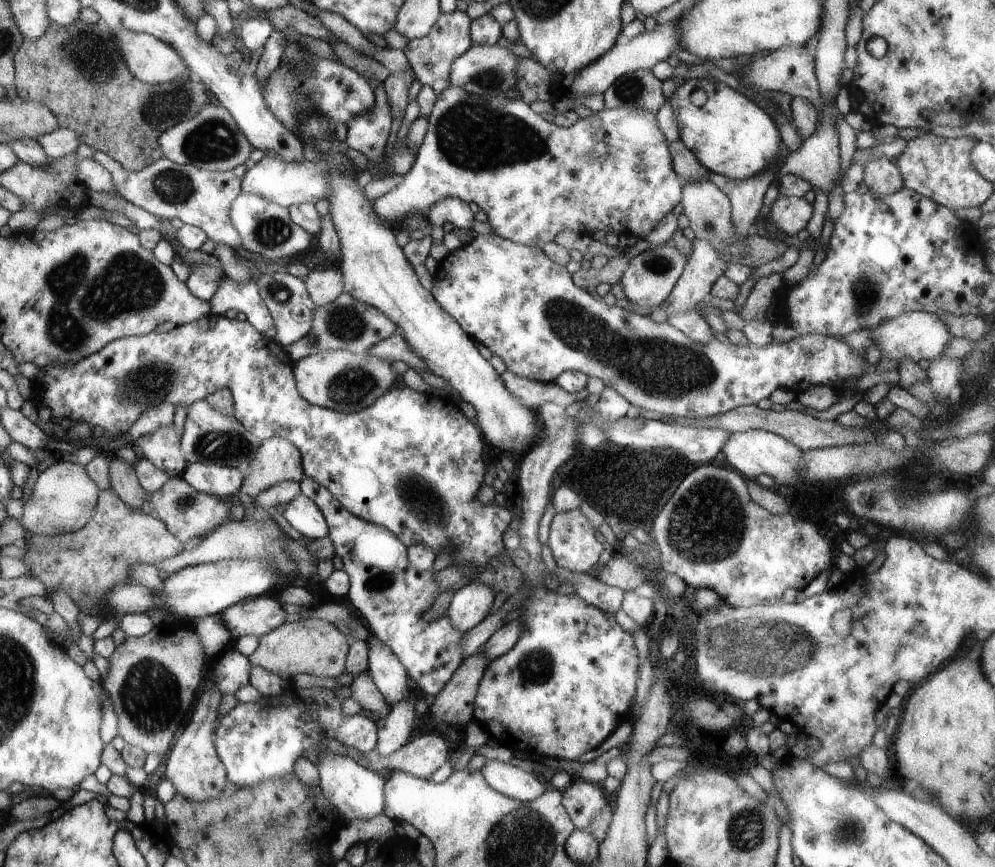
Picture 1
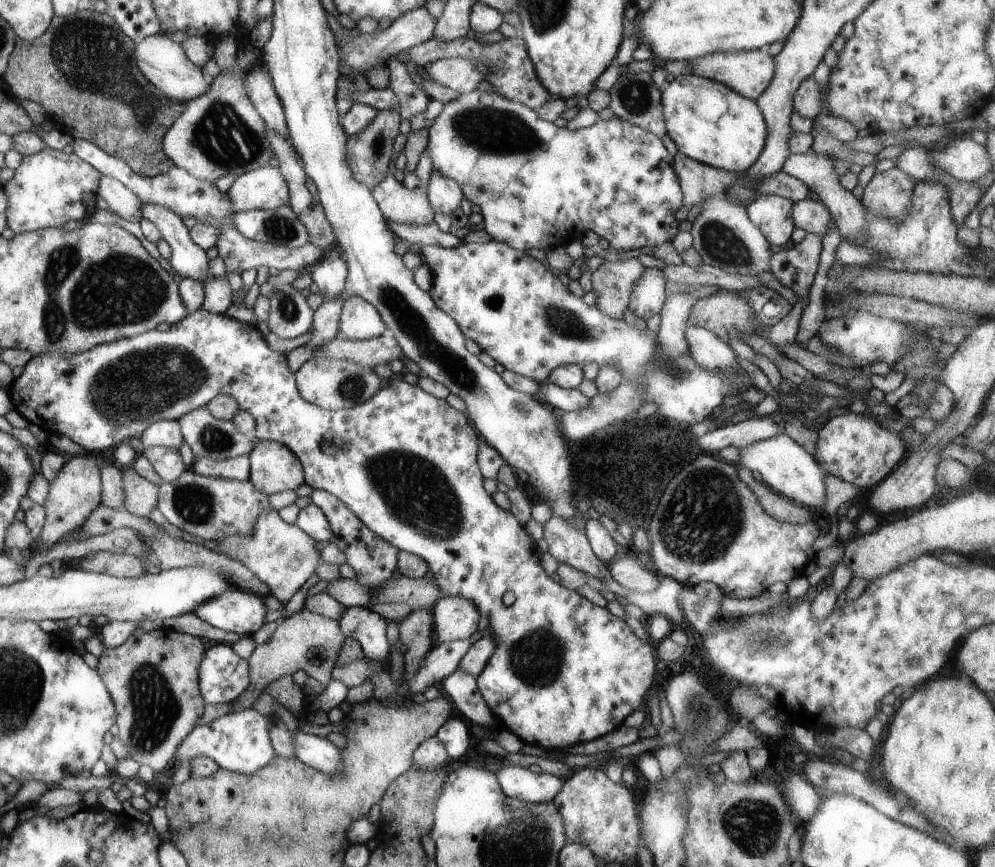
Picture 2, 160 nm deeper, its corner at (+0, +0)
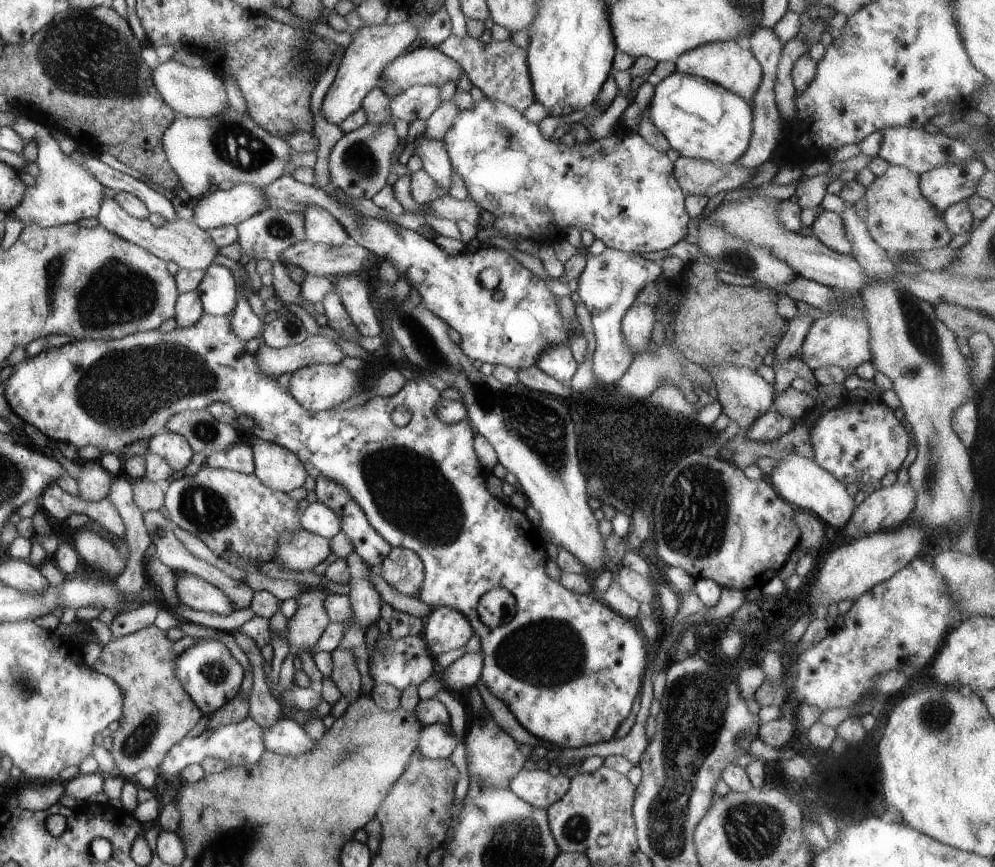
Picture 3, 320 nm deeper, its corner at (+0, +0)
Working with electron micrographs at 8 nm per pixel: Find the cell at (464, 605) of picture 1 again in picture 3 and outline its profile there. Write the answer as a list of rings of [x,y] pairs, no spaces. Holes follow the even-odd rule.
[[[438,607],[425,618],[422,637],[436,658],[442,652],[462,648],[474,634],[468,619],[459,610]]]

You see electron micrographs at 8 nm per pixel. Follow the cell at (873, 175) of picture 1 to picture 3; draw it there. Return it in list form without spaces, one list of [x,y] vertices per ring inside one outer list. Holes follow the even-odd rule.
[[[889,165],[888,170],[866,189],[867,224],[870,236],[888,254],[913,253],[944,248],[954,236],[944,224],[941,212],[922,194],[919,175],[902,167]]]

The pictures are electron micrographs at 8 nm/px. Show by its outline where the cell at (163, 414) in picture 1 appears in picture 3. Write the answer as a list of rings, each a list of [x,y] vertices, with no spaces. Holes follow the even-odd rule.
[[[168,430],[151,437],[148,450],[167,460],[174,471],[184,470],[195,453],[182,435]]]

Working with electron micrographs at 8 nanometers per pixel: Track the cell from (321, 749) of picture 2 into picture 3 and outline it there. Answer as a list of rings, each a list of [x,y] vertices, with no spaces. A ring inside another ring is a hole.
[[[278,719],[275,725],[263,729],[265,750],[279,755],[300,756],[313,751],[315,741],[294,719]]]

